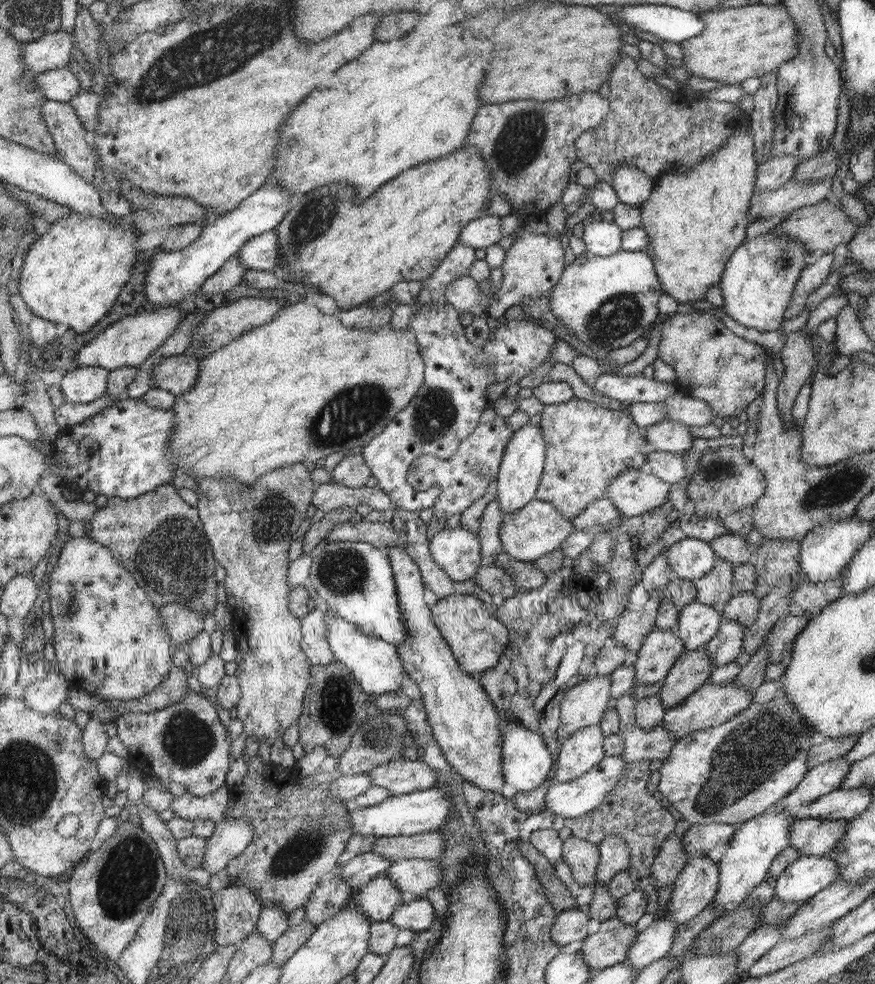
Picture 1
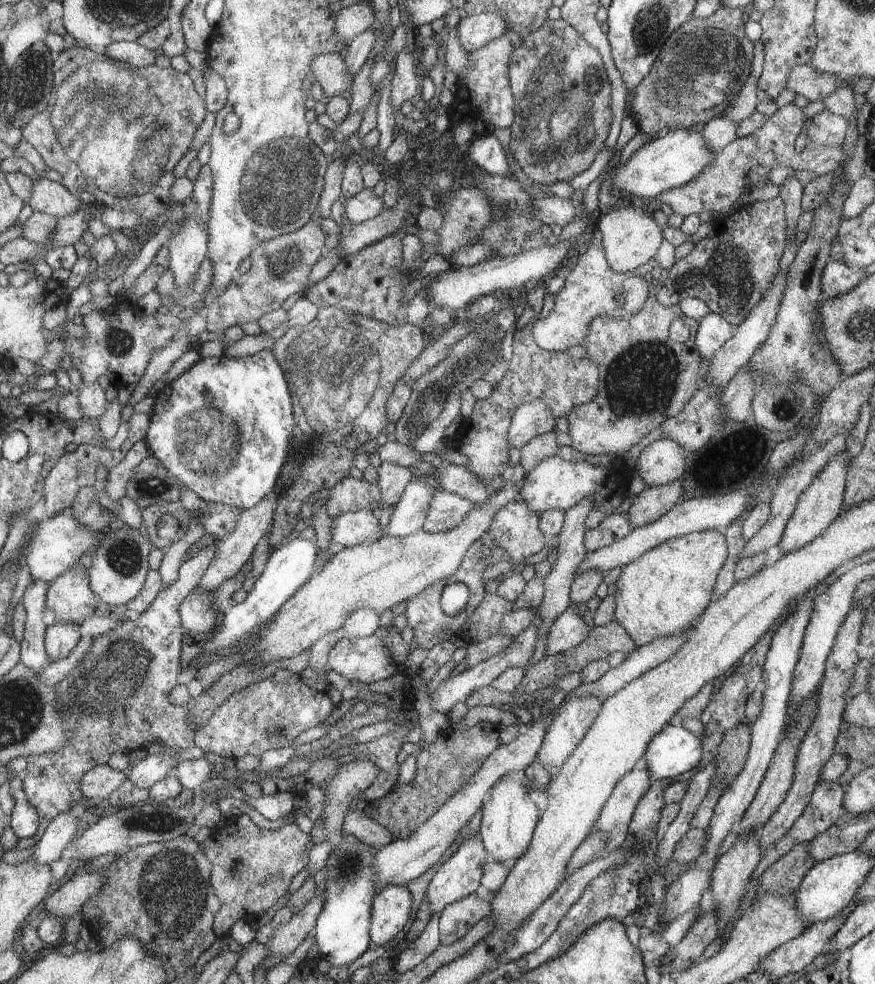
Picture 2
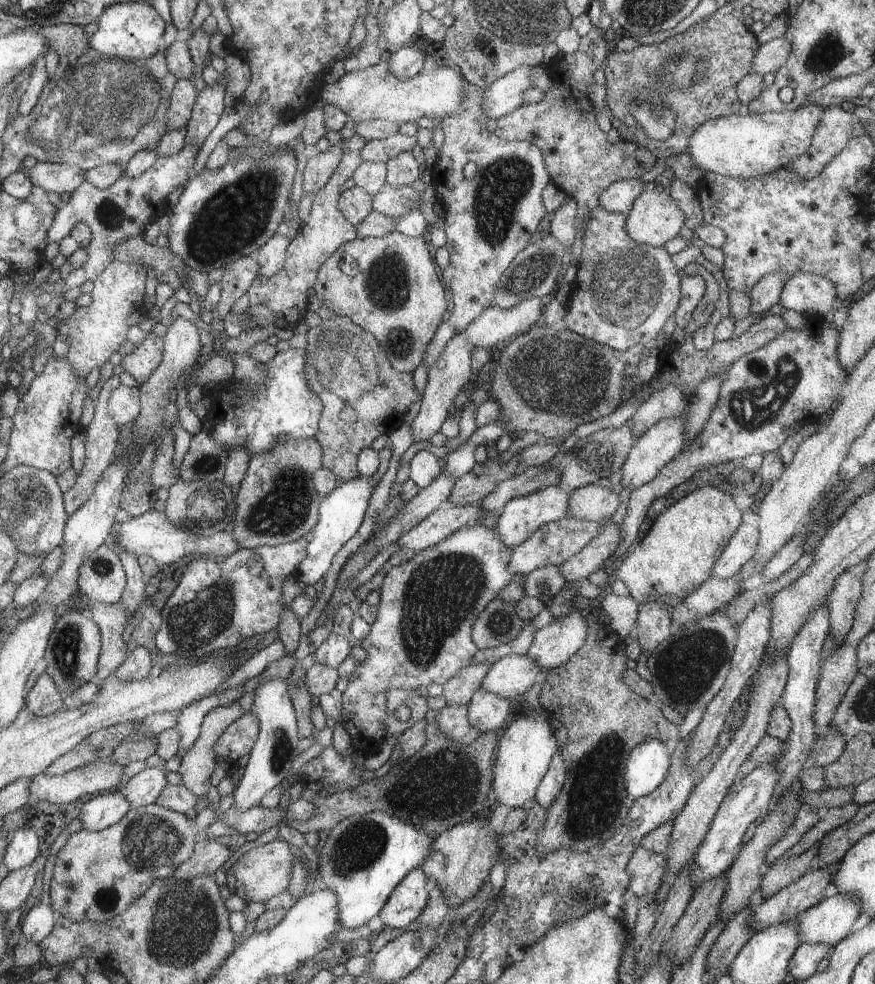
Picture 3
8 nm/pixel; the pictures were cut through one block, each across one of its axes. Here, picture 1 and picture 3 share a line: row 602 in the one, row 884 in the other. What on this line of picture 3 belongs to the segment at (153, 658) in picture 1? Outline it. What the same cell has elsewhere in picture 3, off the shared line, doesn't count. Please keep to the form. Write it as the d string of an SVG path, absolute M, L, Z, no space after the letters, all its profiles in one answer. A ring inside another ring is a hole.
M155 802L143 807L131 808L116 824L109 826L101 831L90 832L86 829L80 829L78 832L72 833L67 839L66 844L59 850L55 859L55 866L53 876L51 878L51 907L57 916L65 916L74 922L82 921L94 921L97 923L107 923L115 916L121 915L135 900L141 898L154 882L160 879L169 879L174 871L181 866L185 860L188 860L192 854L194 847L196 846L196 834L192 830L192 824L190 820L186 818L186 815L181 812L176 812L162 807Z

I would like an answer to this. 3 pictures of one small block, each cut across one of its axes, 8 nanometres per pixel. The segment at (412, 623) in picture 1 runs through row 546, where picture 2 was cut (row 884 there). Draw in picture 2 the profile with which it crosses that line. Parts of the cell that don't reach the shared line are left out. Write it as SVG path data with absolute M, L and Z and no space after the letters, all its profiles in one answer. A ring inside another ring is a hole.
M389 884L373 900L372 945L380 946L396 938L410 920L412 893L406 885Z

